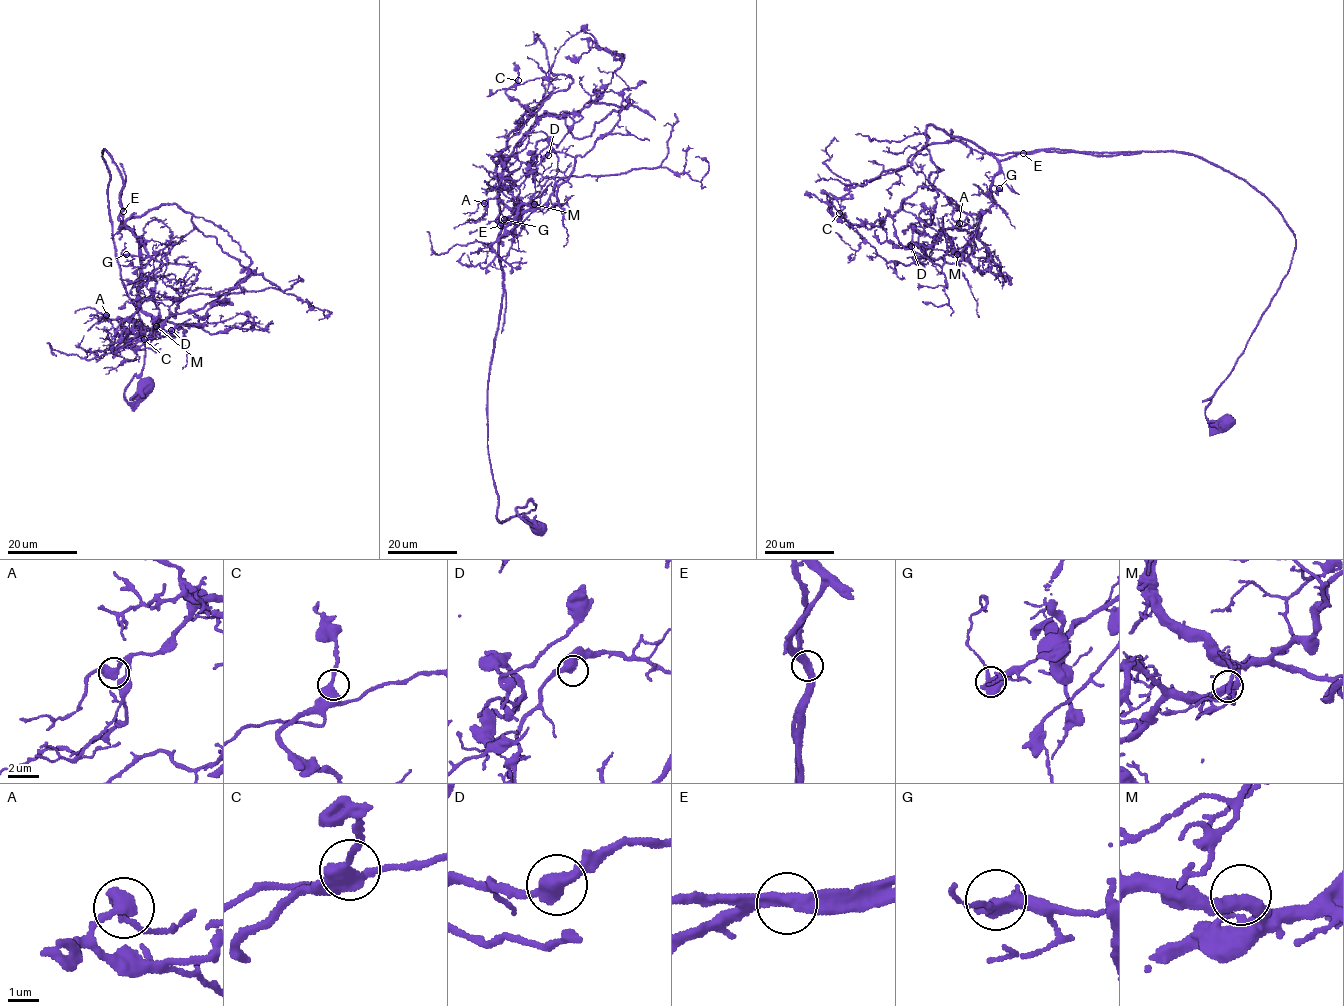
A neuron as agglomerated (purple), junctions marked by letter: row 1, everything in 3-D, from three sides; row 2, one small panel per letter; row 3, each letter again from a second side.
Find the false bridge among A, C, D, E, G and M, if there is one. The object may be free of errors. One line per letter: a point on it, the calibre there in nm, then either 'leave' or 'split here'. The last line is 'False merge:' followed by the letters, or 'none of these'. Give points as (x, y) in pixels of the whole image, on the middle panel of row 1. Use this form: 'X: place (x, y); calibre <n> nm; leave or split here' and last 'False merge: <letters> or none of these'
A: place (484, 203); calibre 440 nm; leave
C: place (518, 80); calibre 400 nm; leave
D: place (548, 155); calibre 460 nm; leave
E: place (500, 225); calibre 440 nm; split here
G: place (504, 219); calibre 460 nm; leave
M: place (534, 204); calibre 440 nm; leave
False merge: E

